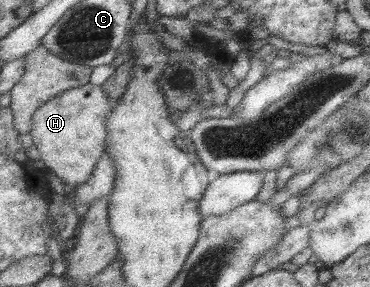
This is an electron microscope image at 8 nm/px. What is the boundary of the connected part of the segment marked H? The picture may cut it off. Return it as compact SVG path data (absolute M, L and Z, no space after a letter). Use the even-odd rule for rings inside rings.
M88 82L56 94L38 107L31 117L29 134L32 135L33 142L40 153L40 159L45 164L46 169L54 172L63 180L63 183L68 183L68 185L79 186L86 183L90 179L96 164L105 153L108 135L105 126L106 118L109 117L116 104L117 101L107 99L107 95L101 86L92 85L92 83Z

